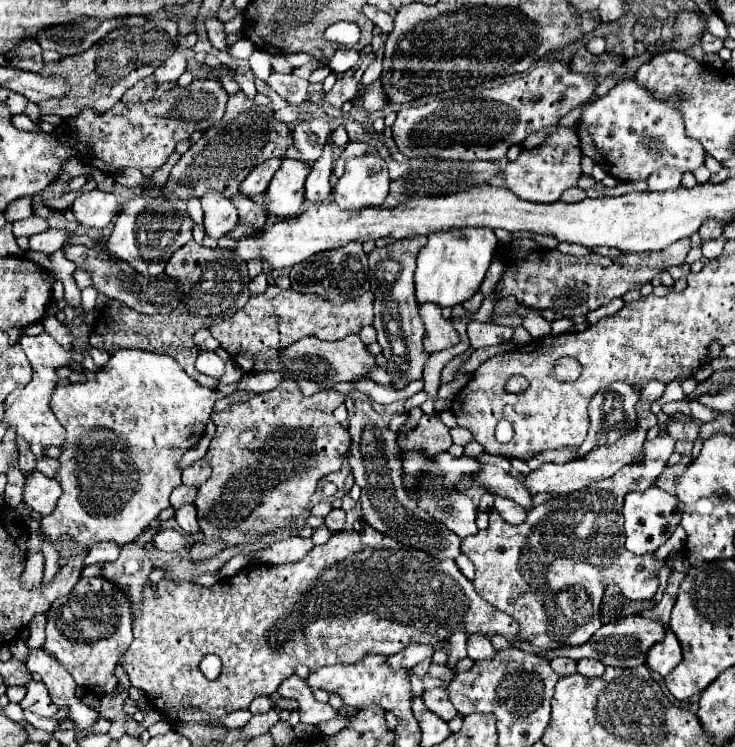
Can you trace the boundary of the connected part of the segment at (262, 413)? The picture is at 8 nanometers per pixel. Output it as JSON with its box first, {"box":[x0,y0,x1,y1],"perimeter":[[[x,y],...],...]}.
{"box":[190,378,350,562],"perimeter":[[[286,378],[270,392],[256,394],[248,402],[232,404],[226,410],[212,414],[216,432],[208,446],[208,454],[204,456],[212,466],[212,474],[206,484],[198,488],[194,500],[204,540],[190,548],[190,560],[204,562],[226,548],[258,542],[264,534],[276,532],[278,528],[292,528],[294,520],[308,508],[318,480],[338,472],[348,454],[350,434],[332,414],[344,400],[346,396],[336,390],[322,390],[306,398],[298,390],[298,384],[292,378]]]}

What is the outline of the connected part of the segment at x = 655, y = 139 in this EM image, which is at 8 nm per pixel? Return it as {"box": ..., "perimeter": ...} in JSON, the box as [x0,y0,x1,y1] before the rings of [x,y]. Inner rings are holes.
{"box":[578,78,706,182],"perimeter":[[[634,78],[620,80],[604,98],[584,108],[584,114],[578,124],[578,136],[582,142],[582,154],[590,156],[596,164],[606,168],[610,176],[622,182],[646,180],[660,166],[672,166],[672,168],[680,168],[682,172],[692,172],[694,168],[704,164],[704,156],[706,156],[700,142],[686,136],[682,114],[668,102],[654,100],[648,90],[636,84]]]}

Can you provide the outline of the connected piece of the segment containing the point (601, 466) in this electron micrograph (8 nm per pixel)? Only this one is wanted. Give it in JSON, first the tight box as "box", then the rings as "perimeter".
{"box":[524,412,658,494],"perimeter":[[[638,412],[638,430],[622,436],[616,444],[612,446],[602,446],[602,448],[596,448],[592,450],[586,458],[582,460],[572,460],[572,462],[566,462],[566,464],[542,464],[538,470],[530,472],[526,478],[524,478],[524,484],[526,488],[530,490],[530,494],[540,494],[540,492],[548,492],[548,494],[568,494],[568,492],[574,492],[574,490],[580,490],[580,488],[586,488],[590,486],[592,482],[596,480],[604,480],[604,478],[610,478],[612,474],[616,474],[622,466],[630,464],[634,460],[634,456],[642,454],[642,444],[646,440],[646,432],[650,426],[656,426],[658,424],[658,418],[652,414],[652,412]]]}

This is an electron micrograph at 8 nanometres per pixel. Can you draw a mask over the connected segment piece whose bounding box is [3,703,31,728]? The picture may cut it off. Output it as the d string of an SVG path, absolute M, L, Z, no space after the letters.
M9 703L7 706L3 707L3 711L11 720L24 725L26 728L31 725L25 720L23 715L23 709L19 704Z

